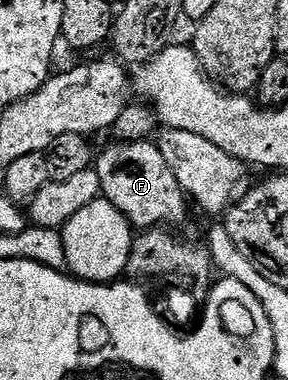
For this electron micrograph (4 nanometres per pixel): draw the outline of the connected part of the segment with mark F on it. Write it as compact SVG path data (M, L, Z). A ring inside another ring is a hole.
M141 140L111 145L103 152L101 149L96 156L96 171L105 200L112 202L112 206L116 206L116 210L120 210L120 214L138 230L180 223L186 216L188 197L180 182L176 182L176 174L168 170L168 162L164 162L164 154L160 154L157 143Z

